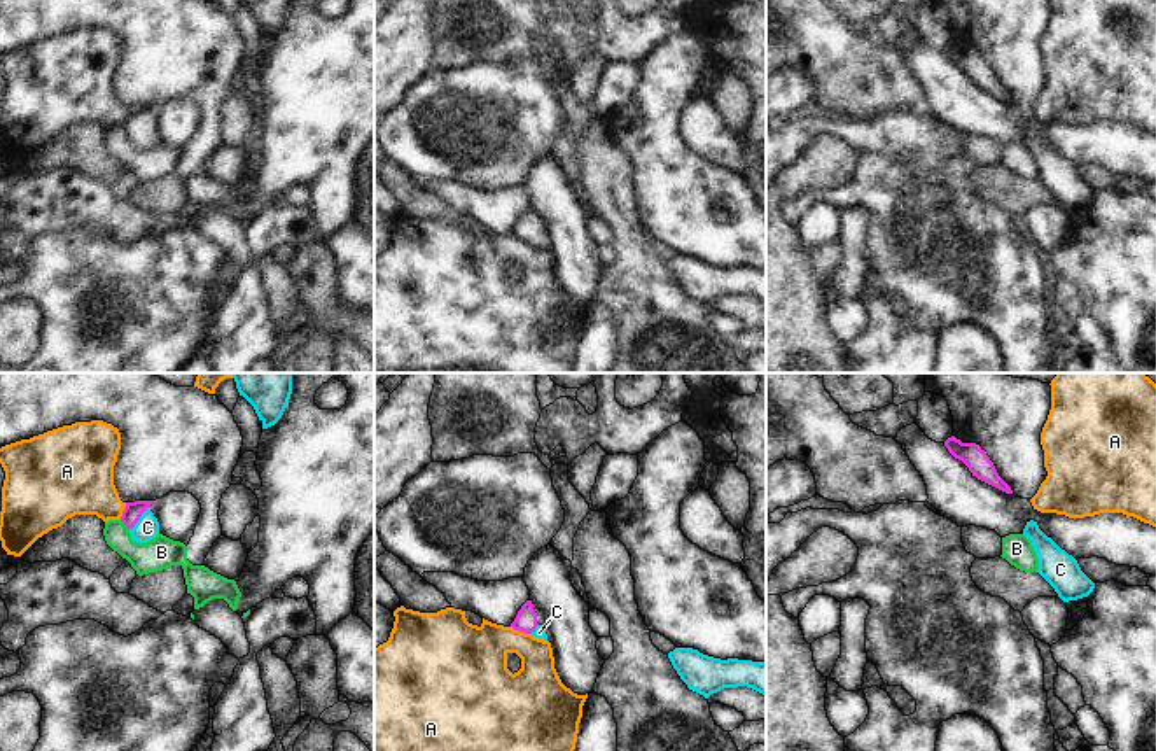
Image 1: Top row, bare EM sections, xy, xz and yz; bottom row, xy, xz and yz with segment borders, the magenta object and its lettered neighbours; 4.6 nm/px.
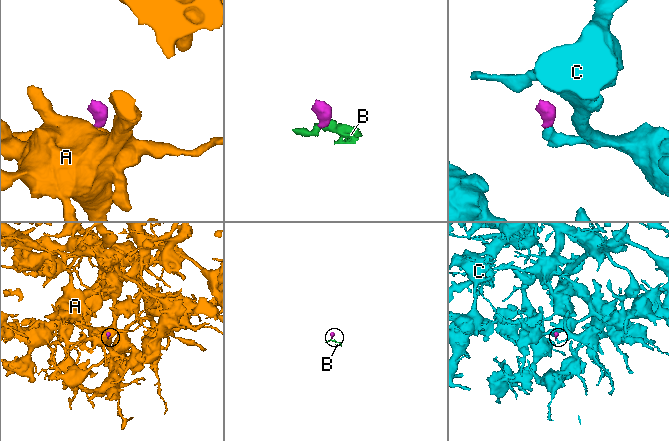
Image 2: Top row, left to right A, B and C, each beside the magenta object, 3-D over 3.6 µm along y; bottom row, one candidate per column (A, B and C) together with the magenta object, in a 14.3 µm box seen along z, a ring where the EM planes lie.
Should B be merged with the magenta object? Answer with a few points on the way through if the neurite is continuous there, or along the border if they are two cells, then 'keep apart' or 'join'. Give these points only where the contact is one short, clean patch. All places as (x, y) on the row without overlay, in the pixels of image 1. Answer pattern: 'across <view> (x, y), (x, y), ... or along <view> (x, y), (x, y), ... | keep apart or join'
along xy (119, 128), (128, 139) | keep apart

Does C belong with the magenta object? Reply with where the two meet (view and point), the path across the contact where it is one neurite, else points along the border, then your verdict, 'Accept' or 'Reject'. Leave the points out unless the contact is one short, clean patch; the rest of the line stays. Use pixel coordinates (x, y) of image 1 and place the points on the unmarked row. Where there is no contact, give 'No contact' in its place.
Touches magenta at xy (139, 126). Path across: xy (132, 121), (139, 126), (147, 135). Accept.

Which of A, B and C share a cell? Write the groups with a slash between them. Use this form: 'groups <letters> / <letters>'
groups A / B / C

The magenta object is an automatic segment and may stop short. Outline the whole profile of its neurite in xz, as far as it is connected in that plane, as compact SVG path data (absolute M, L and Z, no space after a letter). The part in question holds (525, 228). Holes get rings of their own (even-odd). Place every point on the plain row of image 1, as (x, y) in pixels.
M526 208L518 219L514 229L511 231L514 238L532 242L533 245L547 249L547 242L542 233L537 231L537 221L532 208Z

